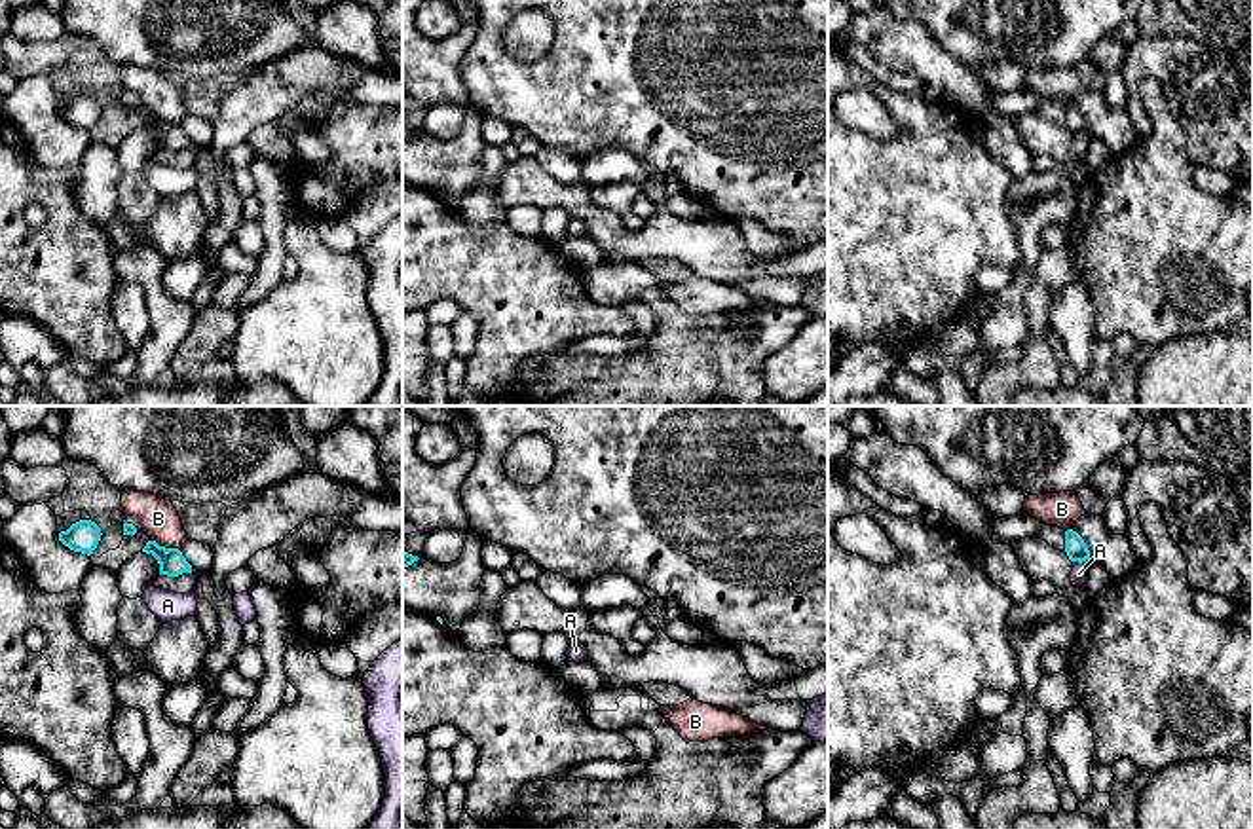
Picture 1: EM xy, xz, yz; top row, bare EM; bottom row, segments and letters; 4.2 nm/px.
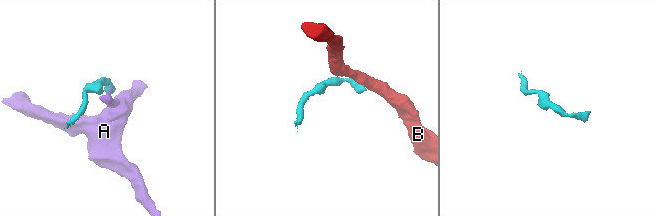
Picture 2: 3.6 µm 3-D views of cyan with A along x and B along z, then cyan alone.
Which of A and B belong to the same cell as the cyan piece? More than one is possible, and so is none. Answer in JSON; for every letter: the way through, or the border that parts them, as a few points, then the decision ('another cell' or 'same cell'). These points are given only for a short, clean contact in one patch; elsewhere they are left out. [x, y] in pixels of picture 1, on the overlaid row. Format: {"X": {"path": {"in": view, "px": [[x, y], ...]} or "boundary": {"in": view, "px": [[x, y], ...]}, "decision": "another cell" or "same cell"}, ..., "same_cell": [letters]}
{"A": {"path": {"in": "yz", "px": [[1075, 547], [1081, 560], [1079, 573]]}, "decision": "same cell"}, "B": {"boundary": {"in": "xy", "px": [[152, 539], [179, 551]]}, "decision": "another cell"}, "same_cell": ["A"]}

